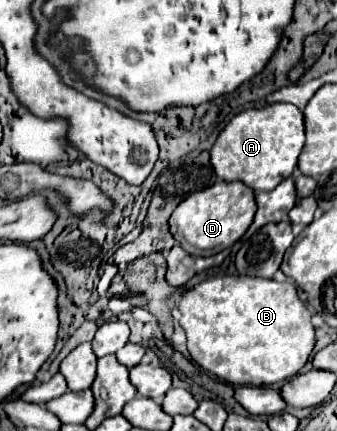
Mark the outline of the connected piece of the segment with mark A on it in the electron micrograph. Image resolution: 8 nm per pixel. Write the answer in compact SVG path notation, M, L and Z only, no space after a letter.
M266 104L234 116L220 132L210 150L210 162L218 178L240 180L256 192L274 190L284 178L292 176L296 160L304 148L304 114L292 104Z

